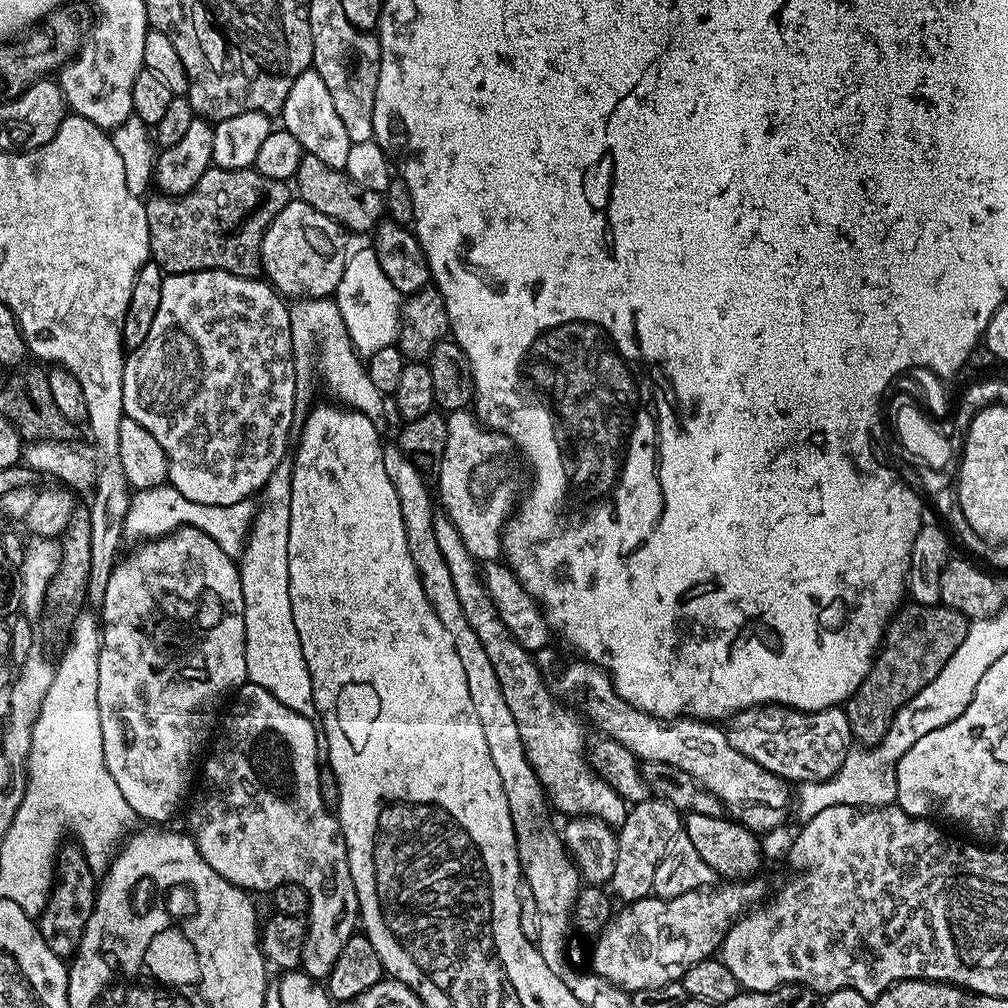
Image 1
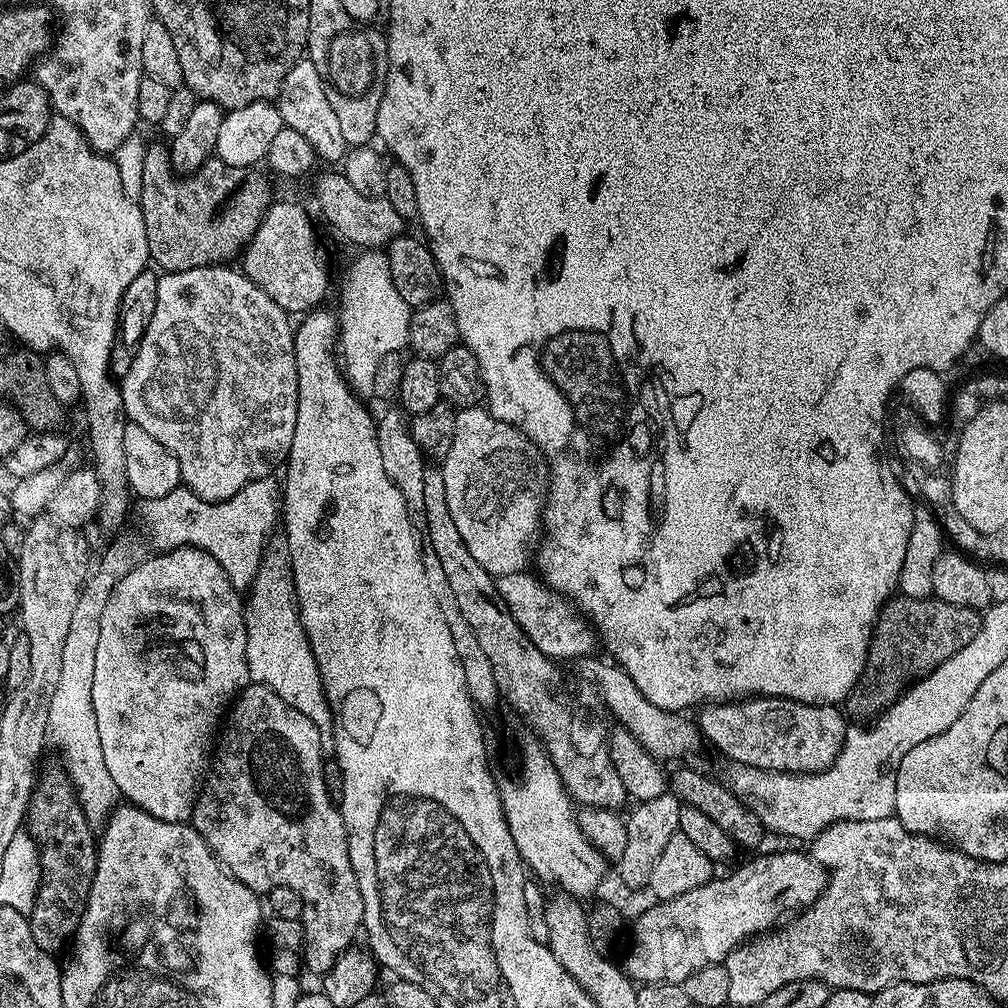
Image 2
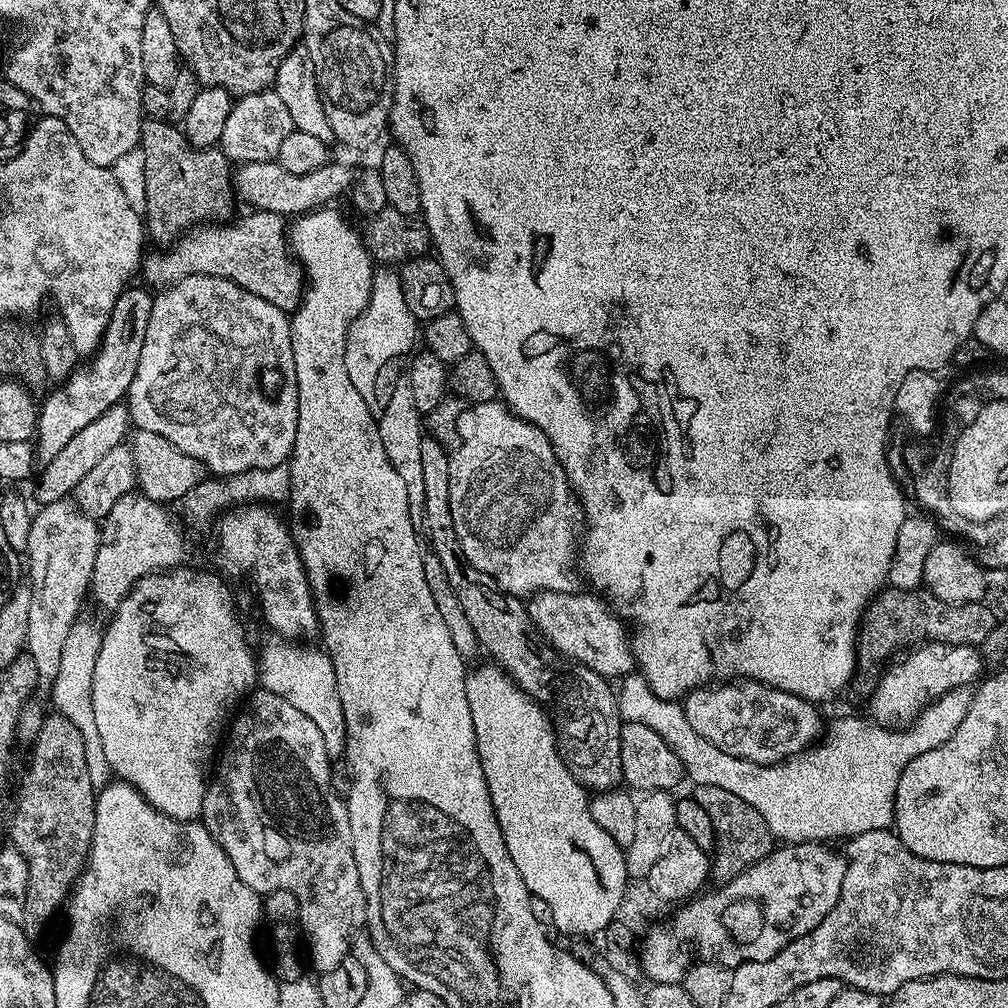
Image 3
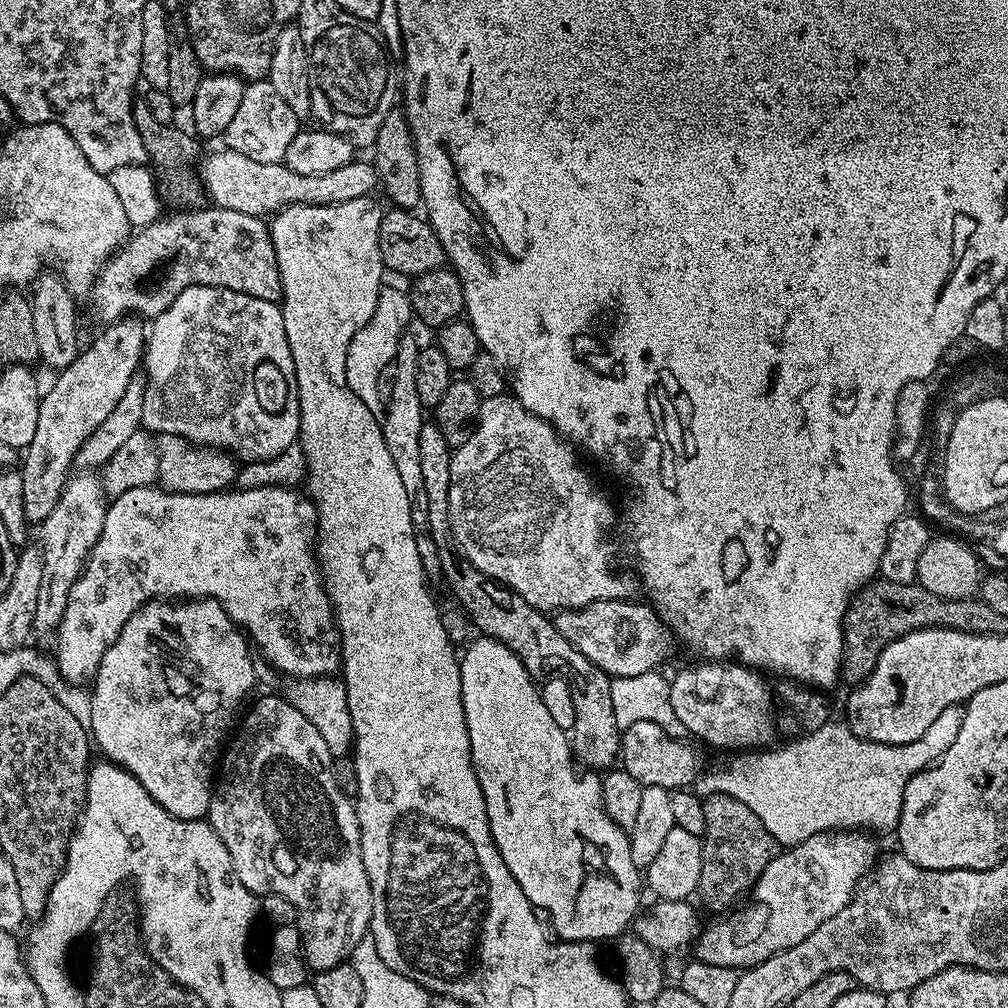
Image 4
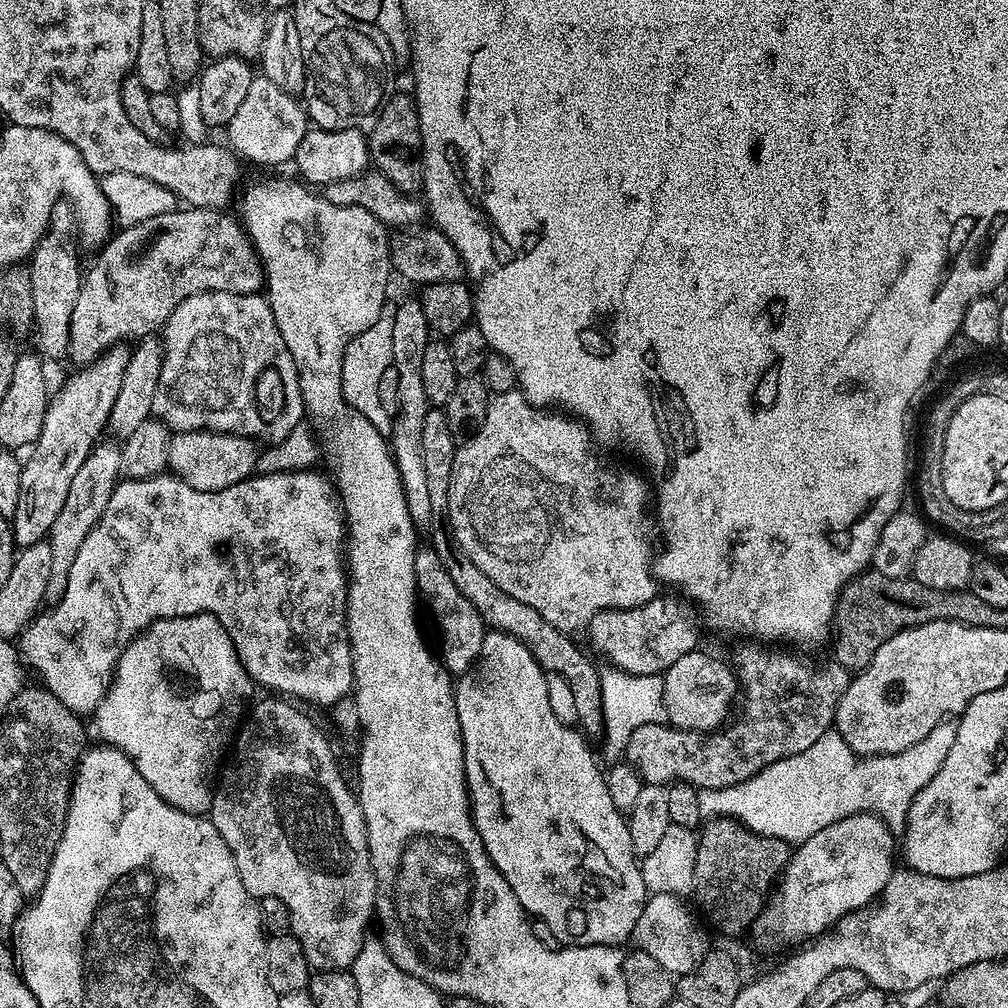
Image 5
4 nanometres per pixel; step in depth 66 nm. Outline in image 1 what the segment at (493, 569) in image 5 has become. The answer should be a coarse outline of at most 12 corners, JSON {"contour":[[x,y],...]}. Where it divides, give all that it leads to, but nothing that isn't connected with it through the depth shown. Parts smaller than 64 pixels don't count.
{"contour":[[450,412],[439,507],[499,561],[526,484],[509,436]]}

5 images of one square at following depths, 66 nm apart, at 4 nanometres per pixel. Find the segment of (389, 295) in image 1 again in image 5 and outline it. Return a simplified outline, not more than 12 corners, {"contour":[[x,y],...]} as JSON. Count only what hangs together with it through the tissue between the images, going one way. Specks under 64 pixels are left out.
{"contour":[[393,309],[348,343],[344,401],[377,431],[392,431],[378,382],[392,367]]}

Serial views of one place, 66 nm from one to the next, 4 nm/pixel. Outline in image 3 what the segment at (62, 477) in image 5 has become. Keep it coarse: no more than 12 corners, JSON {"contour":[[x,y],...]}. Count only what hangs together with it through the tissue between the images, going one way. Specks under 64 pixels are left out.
{"contour":[[129,286],[90,362],[39,405],[49,464],[134,382],[153,295]]}

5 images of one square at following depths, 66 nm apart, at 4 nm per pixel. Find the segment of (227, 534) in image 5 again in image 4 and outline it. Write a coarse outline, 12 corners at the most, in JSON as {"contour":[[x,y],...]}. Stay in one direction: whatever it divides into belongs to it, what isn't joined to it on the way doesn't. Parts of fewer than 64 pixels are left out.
{"contour":[[276,484],[108,504],[54,664],[91,681],[157,598],[217,600],[288,678],[341,671]]}

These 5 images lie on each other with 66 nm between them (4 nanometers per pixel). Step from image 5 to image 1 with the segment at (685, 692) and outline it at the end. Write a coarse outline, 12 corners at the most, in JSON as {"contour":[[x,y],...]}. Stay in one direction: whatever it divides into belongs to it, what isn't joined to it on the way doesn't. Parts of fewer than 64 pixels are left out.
{"contour":[[762,704],[727,721],[738,754],[789,782],[830,779],[854,747],[840,706]]}

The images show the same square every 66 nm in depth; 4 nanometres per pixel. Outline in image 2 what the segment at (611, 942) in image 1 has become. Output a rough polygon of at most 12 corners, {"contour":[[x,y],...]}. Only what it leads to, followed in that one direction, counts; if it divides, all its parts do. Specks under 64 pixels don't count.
{"contour":[[768,852],[653,903],[622,967],[683,984],[811,908],[828,870]]}

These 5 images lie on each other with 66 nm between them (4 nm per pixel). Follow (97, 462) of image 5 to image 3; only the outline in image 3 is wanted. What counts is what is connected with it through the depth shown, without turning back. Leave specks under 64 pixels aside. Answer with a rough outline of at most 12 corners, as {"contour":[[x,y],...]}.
{"contour":[[68,498],[32,518],[26,654],[40,684],[92,587],[102,528]]}

